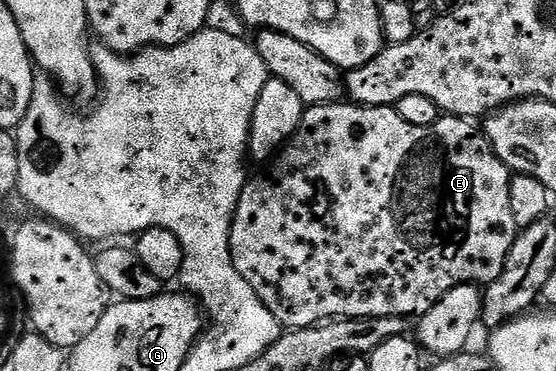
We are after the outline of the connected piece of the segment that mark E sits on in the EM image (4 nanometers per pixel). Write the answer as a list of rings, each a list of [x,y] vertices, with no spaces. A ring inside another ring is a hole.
[[[331,103],[329,105],[312,105],[303,108],[300,127],[290,136],[290,140],[274,154],[269,164],[263,168],[267,169],[259,177],[251,176],[247,180],[246,186],[242,189],[242,194],[238,200],[236,211],[234,212],[234,222],[230,228],[232,263],[236,267],[236,271],[240,271],[240,275],[244,275],[244,280],[248,282],[248,287],[252,287],[252,291],[256,291],[256,295],[264,303],[264,307],[268,307],[268,311],[272,311],[272,315],[276,315],[278,324],[282,326],[283,330],[311,329],[313,325],[321,325],[327,321],[341,319],[343,317],[405,317],[407,319],[414,319],[423,313],[427,313],[436,302],[444,299],[444,295],[448,295],[448,291],[452,291],[456,287],[460,287],[461,285],[485,287],[491,285],[494,281],[498,281],[504,271],[504,263],[506,262],[508,251],[512,247],[514,240],[518,237],[520,230],[516,223],[516,218],[512,215],[511,201],[508,196],[508,187],[510,186],[512,174],[507,165],[496,155],[496,151],[491,147],[490,140],[486,138],[485,132],[479,126],[477,129],[474,126],[477,124],[473,120],[464,117],[442,115],[439,116],[436,123],[432,123],[428,127],[412,127],[412,123],[404,123],[404,119],[400,119],[397,108],[388,105],[342,104]]]

